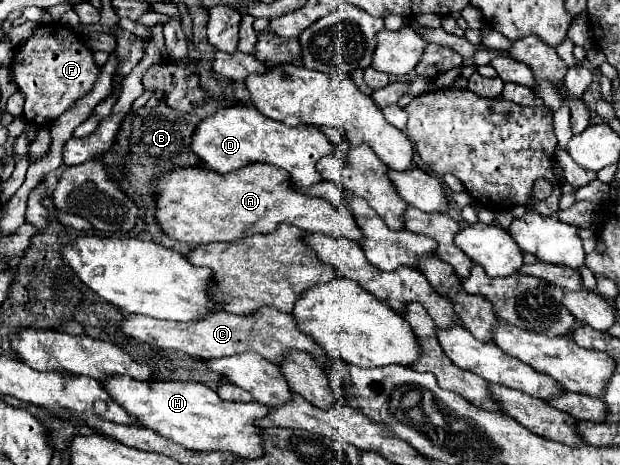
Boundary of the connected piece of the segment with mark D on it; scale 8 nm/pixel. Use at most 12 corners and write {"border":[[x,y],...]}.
{"border":[[255,106],[219,108],[191,150],[219,174],[251,162],[303,188],[315,162],[345,158],[311,124],[287,126]]}

